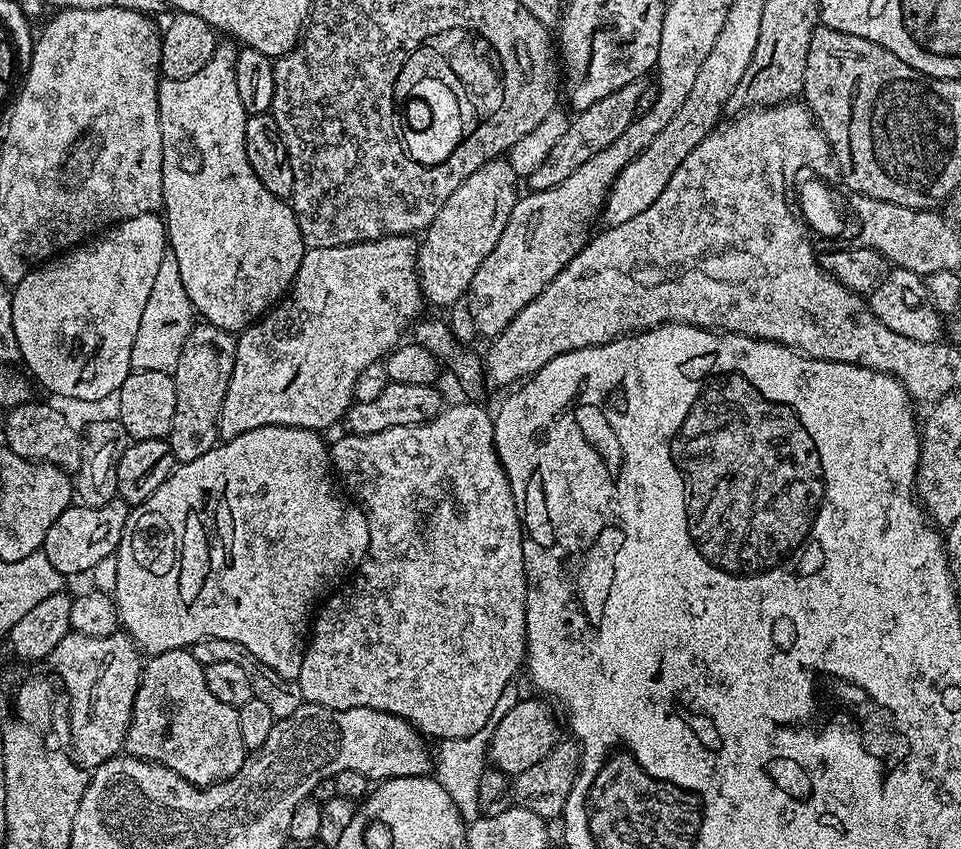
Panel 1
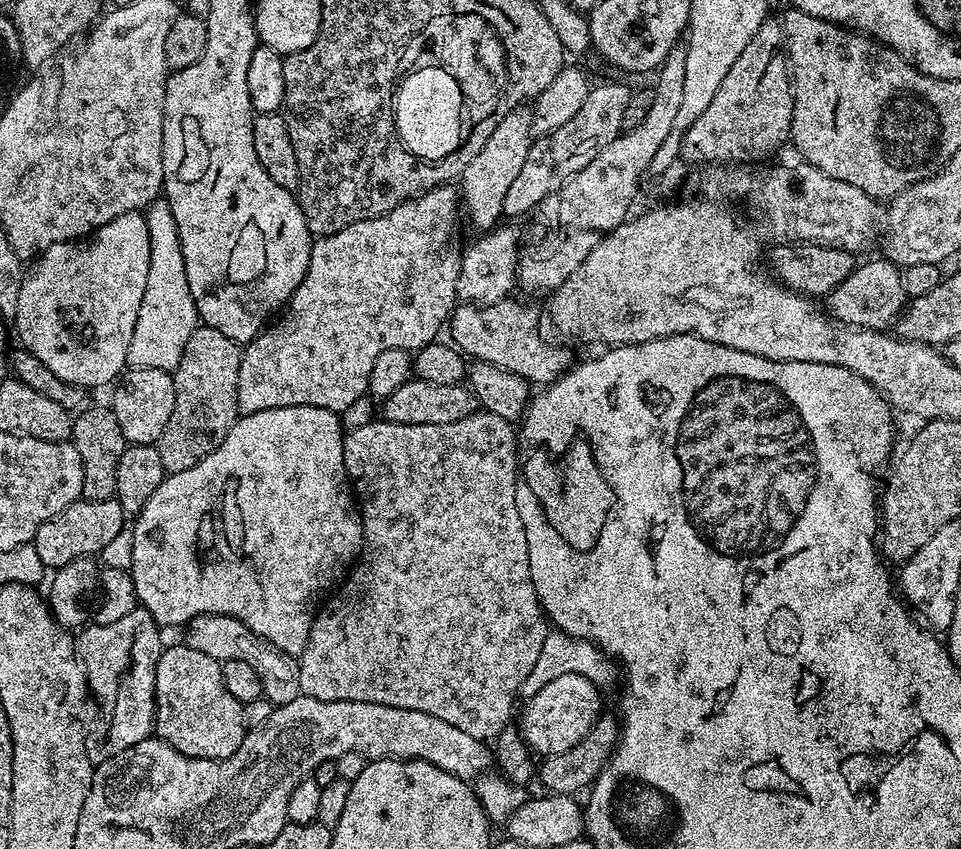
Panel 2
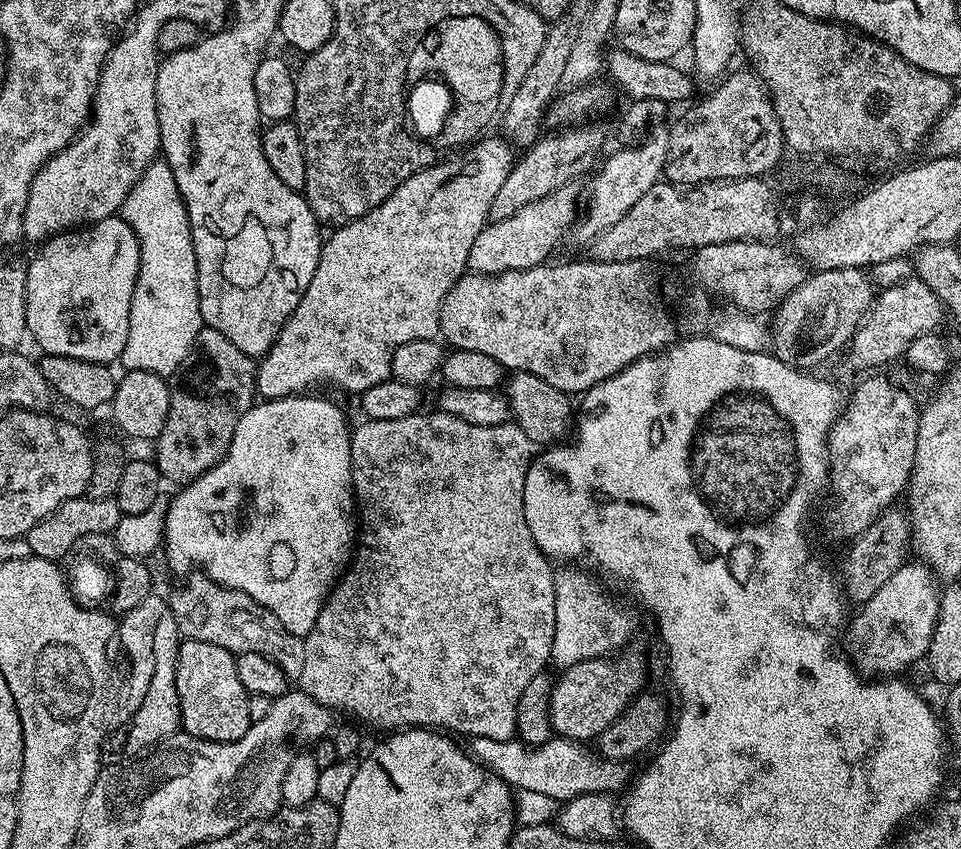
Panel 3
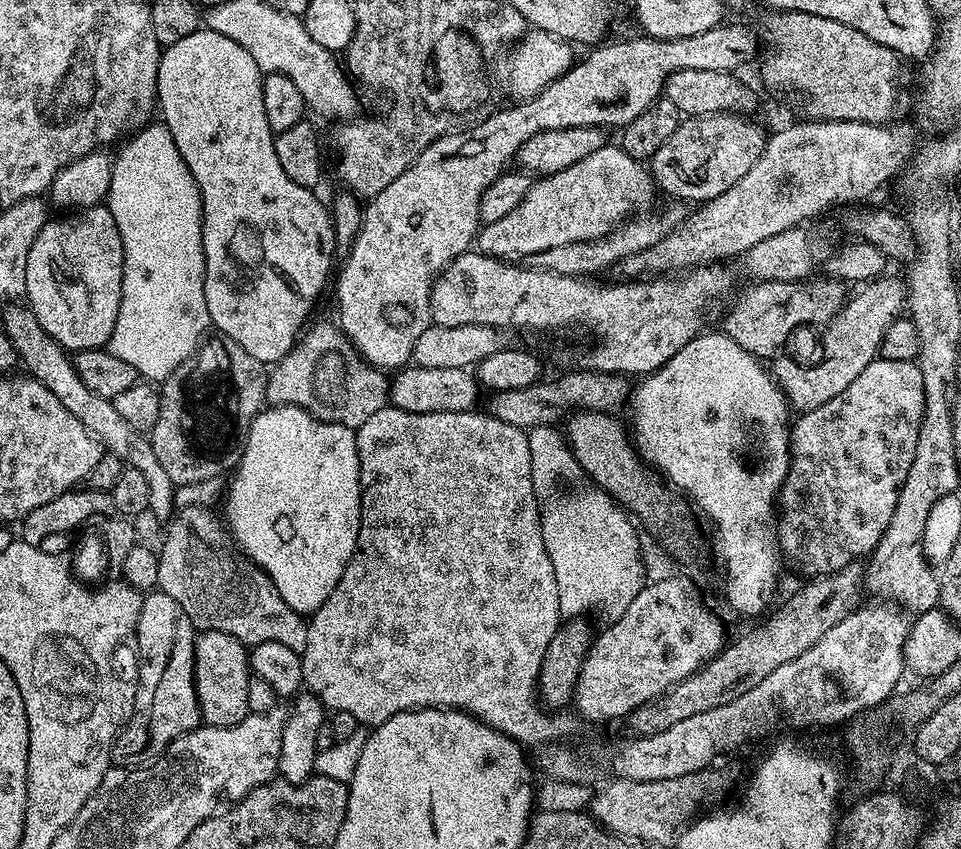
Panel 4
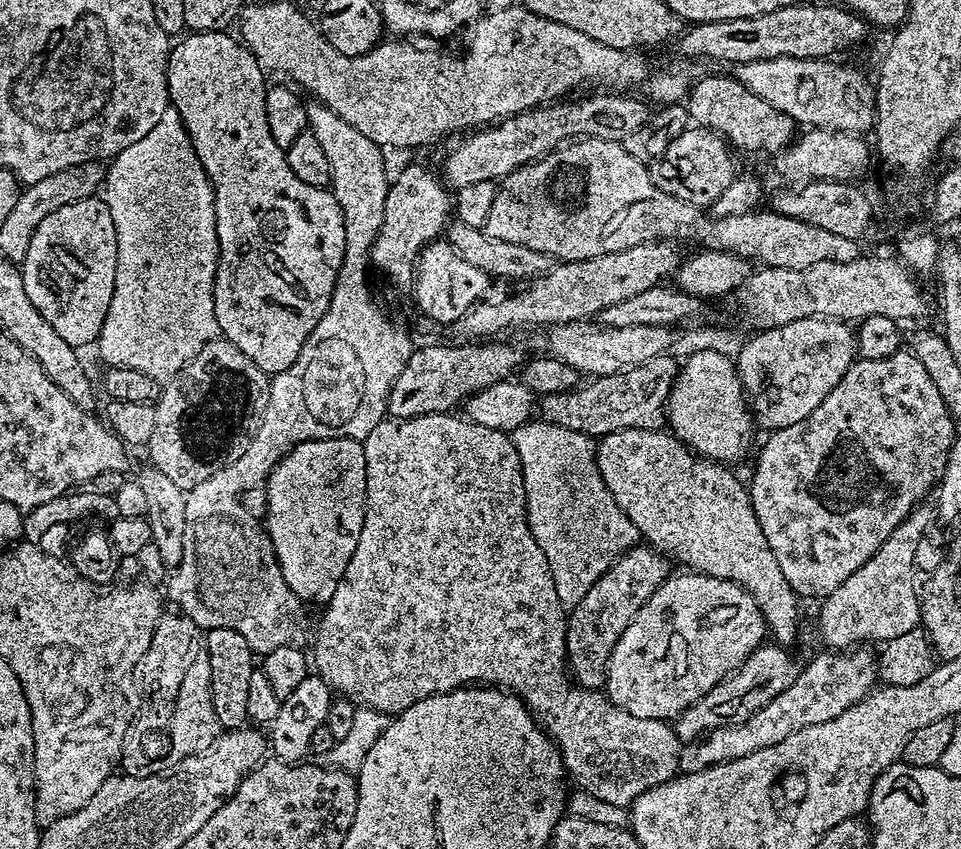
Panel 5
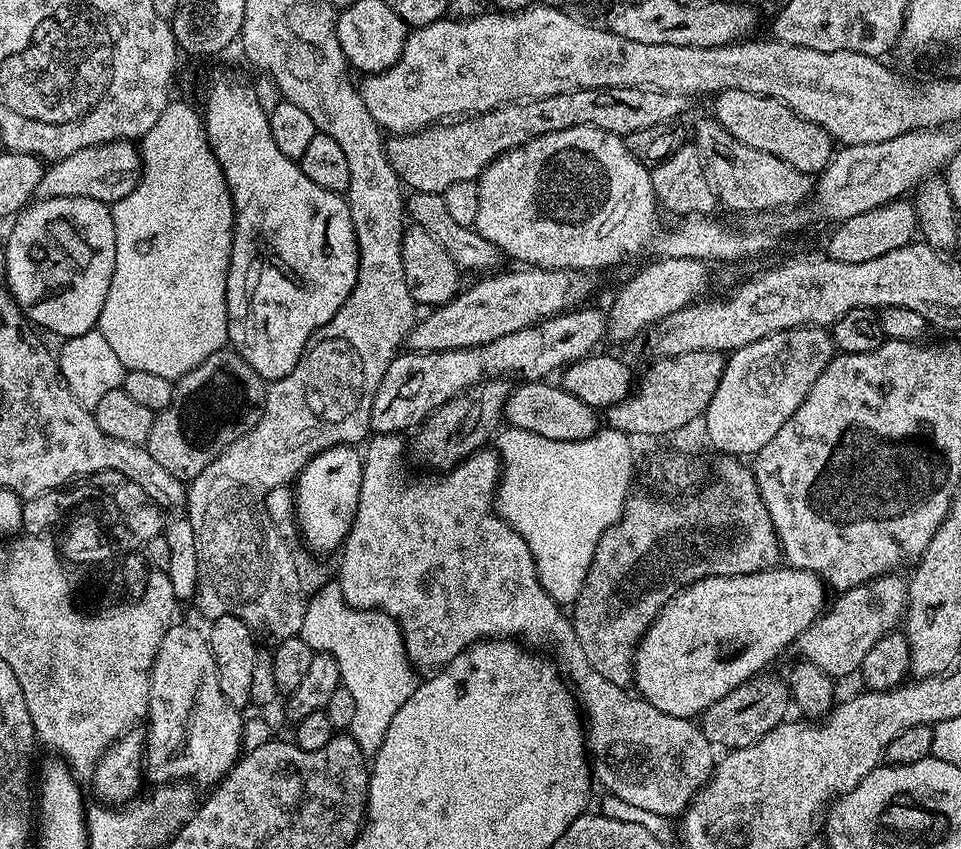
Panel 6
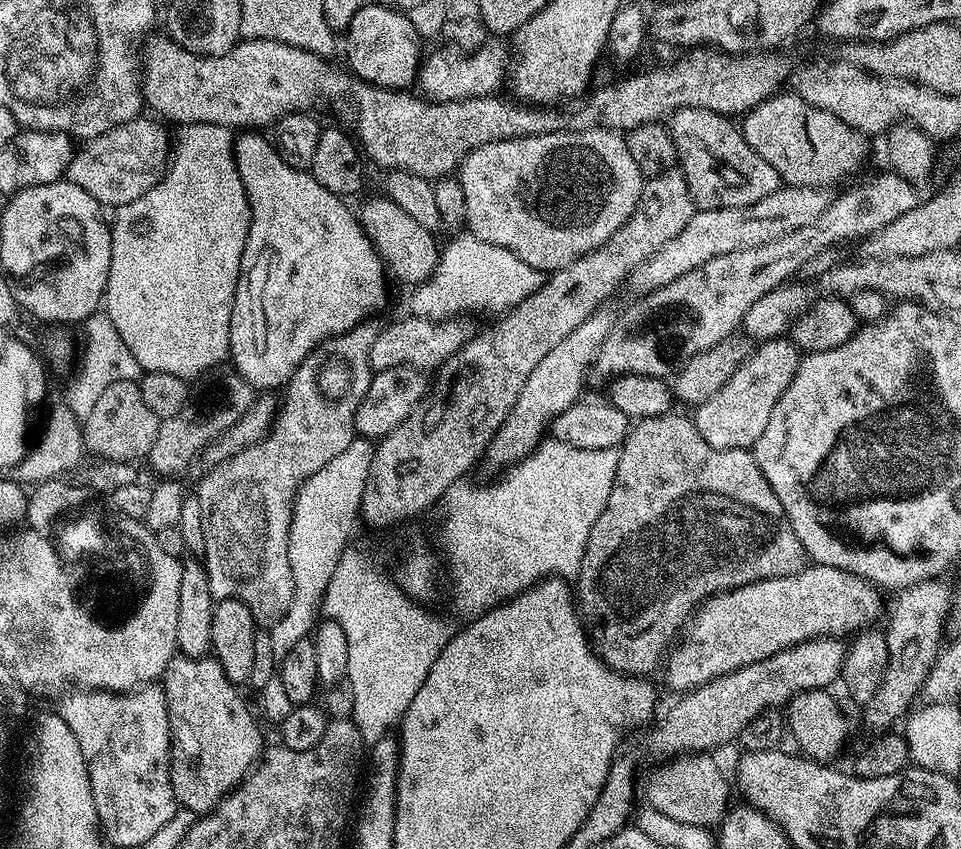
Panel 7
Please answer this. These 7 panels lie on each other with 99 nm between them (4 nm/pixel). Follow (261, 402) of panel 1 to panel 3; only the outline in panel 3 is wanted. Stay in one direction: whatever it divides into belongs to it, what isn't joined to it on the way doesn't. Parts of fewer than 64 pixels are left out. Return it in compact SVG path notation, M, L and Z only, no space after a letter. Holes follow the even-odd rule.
M497 135L498 137L487 136L477 139L463 150L449 155L452 156L449 160L440 160L437 164L429 163L422 170L418 170L413 176L403 180L394 190L394 194L390 194L390 198L386 198L381 204L374 206L374 210L370 210L366 215L359 216L349 224L339 225L333 231L336 233L329 240L327 237L321 243L318 270L314 270L314 278L310 278L310 286L306 286L306 294L302 294L302 302L298 302L294 314L290 314L290 318L281 326L276 341L272 343L265 356L259 357L256 365L256 390L264 400L277 400L283 396L304 394L309 390L319 389L316 388L319 384L333 384L334 387L341 388L344 392L361 394L391 377L392 352L398 346L402 346L402 342L431 340L439 333L442 302L446 298L446 294L450 294L453 286L460 281L461 276L465 275L470 250L474 247L478 234L482 234L482 230L489 224L490 206L494 202L494 197L498 195L502 182L506 182L506 174L510 174L514 163L513 145L499 135Z

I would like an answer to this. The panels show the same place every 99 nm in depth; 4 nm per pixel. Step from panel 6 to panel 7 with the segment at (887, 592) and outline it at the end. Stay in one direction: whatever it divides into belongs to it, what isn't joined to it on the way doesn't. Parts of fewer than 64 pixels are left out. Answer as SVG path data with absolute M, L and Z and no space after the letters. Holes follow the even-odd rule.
M817 638L815 640L803 640L801 644L792 644L788 648L781 648L772 656L762 658L753 664L742 666L730 674L712 680L701 688L693 688L681 695L680 700L672 704L672 709L660 720L660 725L653 730L648 748L660 758L675 758L681 754L708 754L711 748L720 748L737 739L740 731L745 728L758 714L769 710L780 710L790 703L799 692L805 692L811 688L827 689L828 684L837 683L840 671L844 665L846 644L840 638Z

